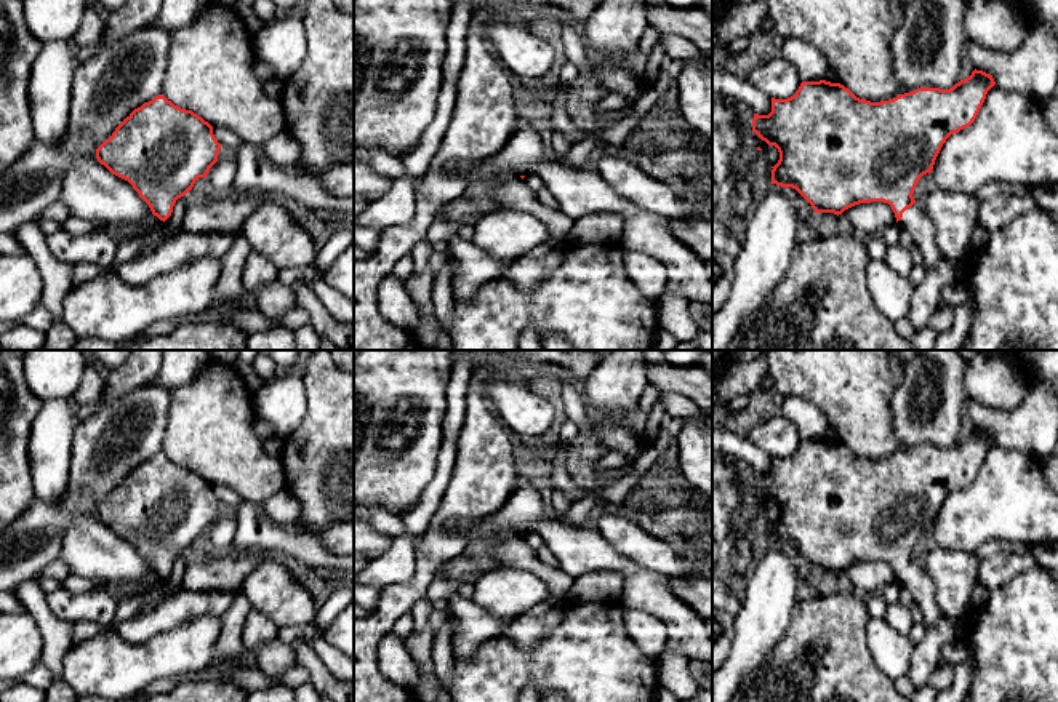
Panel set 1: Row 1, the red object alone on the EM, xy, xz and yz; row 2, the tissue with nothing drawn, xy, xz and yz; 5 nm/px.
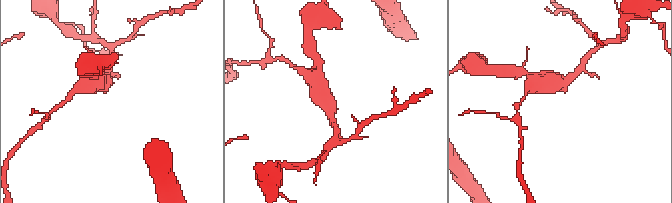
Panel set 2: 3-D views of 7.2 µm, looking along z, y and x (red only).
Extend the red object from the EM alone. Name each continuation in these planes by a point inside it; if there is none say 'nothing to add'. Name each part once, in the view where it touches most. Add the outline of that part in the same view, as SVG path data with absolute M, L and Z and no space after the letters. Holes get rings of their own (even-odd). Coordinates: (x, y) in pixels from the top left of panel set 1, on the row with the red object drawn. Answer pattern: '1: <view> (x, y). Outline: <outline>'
1: yz (914, 219). Outline: M914 203L903 213L898 224L909 232L914 245L920 249L927 269L933 269L943 259L936 243L936 230L920 203Z

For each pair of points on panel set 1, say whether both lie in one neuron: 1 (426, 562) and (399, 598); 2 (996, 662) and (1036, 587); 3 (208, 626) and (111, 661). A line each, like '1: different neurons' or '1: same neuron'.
1: same neuron
2: same neuron
3: same neuron

